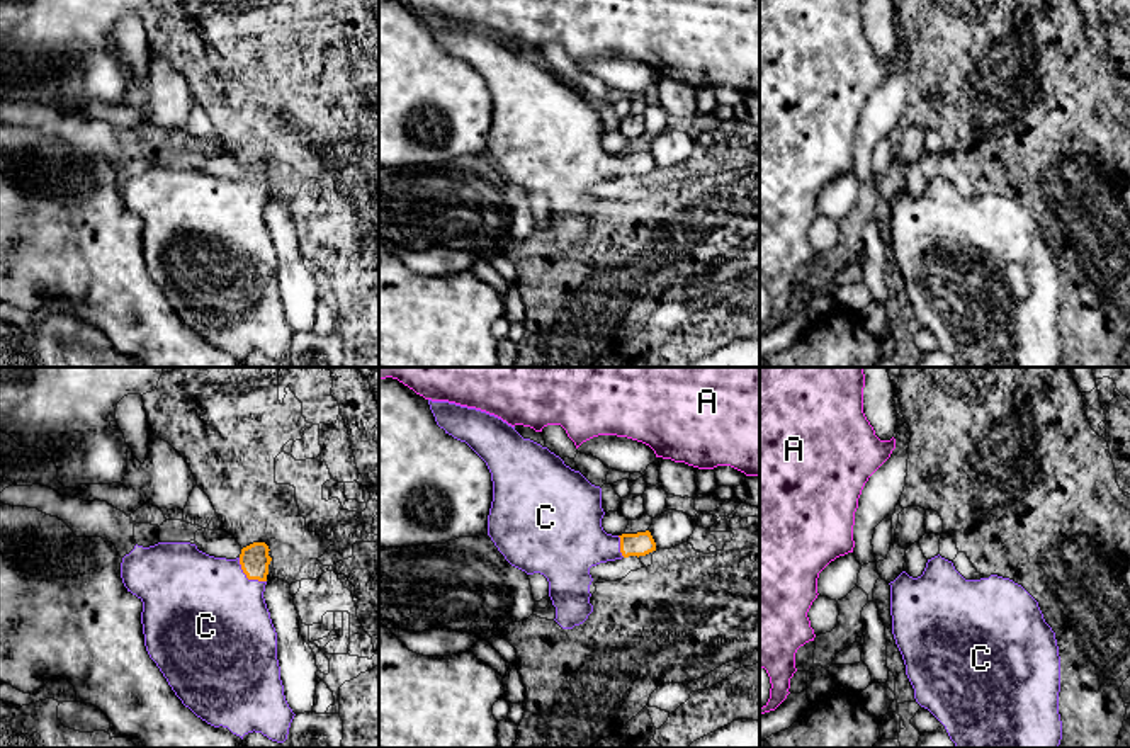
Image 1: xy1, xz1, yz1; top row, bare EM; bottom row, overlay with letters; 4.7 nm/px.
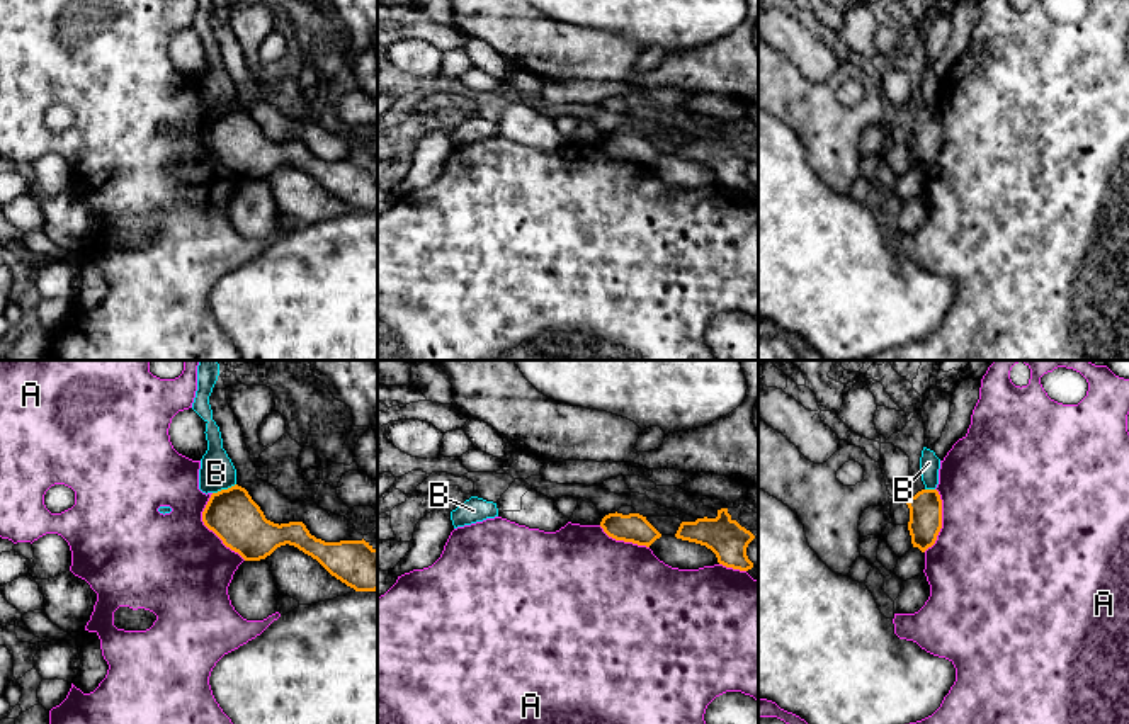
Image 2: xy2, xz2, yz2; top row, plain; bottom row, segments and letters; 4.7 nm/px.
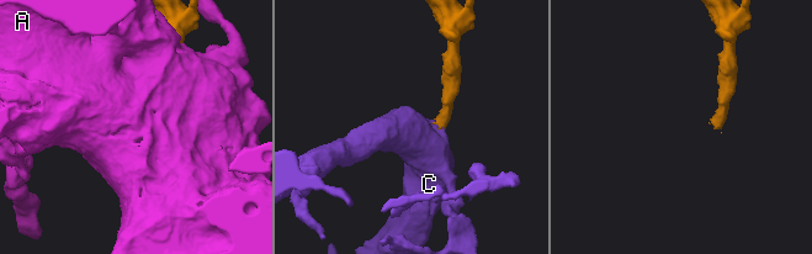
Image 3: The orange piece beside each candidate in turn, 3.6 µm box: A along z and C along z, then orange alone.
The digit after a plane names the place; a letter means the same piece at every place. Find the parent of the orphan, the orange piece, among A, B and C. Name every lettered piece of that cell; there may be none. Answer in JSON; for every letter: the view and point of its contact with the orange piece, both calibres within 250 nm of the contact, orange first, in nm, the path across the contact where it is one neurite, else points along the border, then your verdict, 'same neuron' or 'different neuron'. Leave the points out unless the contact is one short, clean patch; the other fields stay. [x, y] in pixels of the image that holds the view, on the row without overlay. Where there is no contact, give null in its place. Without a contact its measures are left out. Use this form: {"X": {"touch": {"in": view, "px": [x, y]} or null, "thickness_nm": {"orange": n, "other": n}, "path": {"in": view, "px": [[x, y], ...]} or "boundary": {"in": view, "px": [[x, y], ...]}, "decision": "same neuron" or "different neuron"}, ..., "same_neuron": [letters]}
{"A": {"touch": {"in": "xy2", "px": [209, 148]}, "thickness_nm": {"orange": 240, "other": 480}, "decision": "different neuron"}, "B": {"touch": {"in": "xy2", "px": [223, 109]}, "thickness_nm": {"orange": 240, "other": 170}, "decision": "different neuron"}, "C": {"touch": {"in": "xy1", "px": [247, 196]}, "thickness_nm": {"orange": 140, "other": 500}, "path": {"in": "xy1", "px": [[254, 177], [247, 196], [206, 230]]}, "decision": "same neuron"}, "same_neuron": ["C"]}

